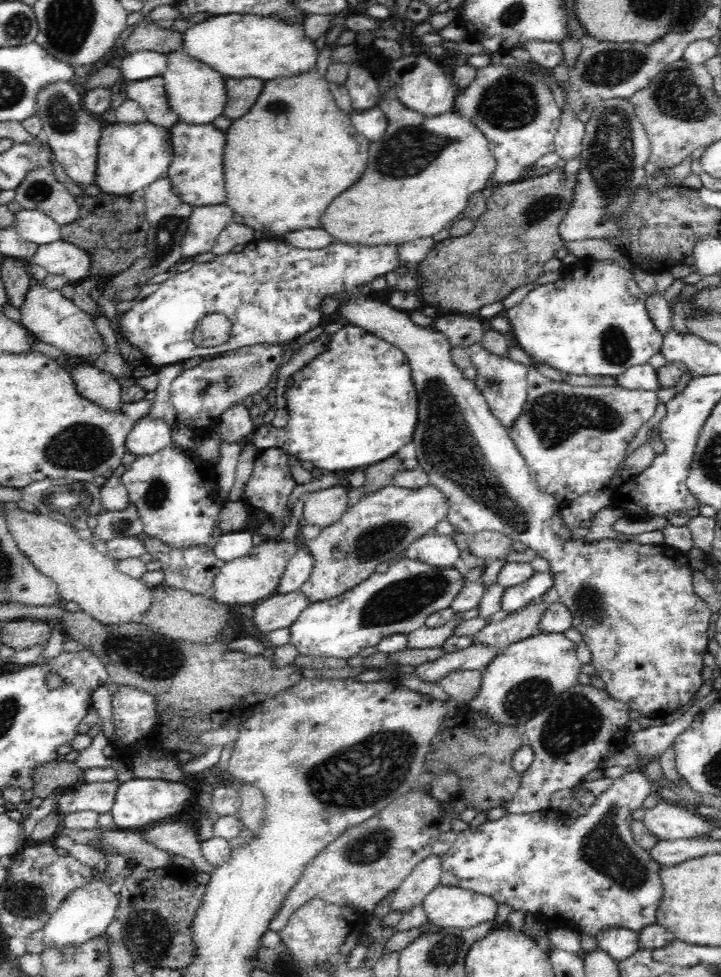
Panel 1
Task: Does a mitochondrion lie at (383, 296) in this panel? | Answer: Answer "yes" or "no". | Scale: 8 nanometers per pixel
no

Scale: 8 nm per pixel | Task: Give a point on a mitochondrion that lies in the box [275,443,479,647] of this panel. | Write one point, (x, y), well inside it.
(403, 598)

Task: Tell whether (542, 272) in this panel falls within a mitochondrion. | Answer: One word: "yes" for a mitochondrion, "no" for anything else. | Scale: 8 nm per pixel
no

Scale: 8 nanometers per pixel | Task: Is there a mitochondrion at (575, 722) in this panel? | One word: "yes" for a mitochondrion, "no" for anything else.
yes

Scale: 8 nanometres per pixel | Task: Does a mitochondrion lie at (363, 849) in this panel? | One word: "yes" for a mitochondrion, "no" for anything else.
yes

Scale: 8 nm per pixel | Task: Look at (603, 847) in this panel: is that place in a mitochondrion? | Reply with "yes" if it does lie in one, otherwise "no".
yes

